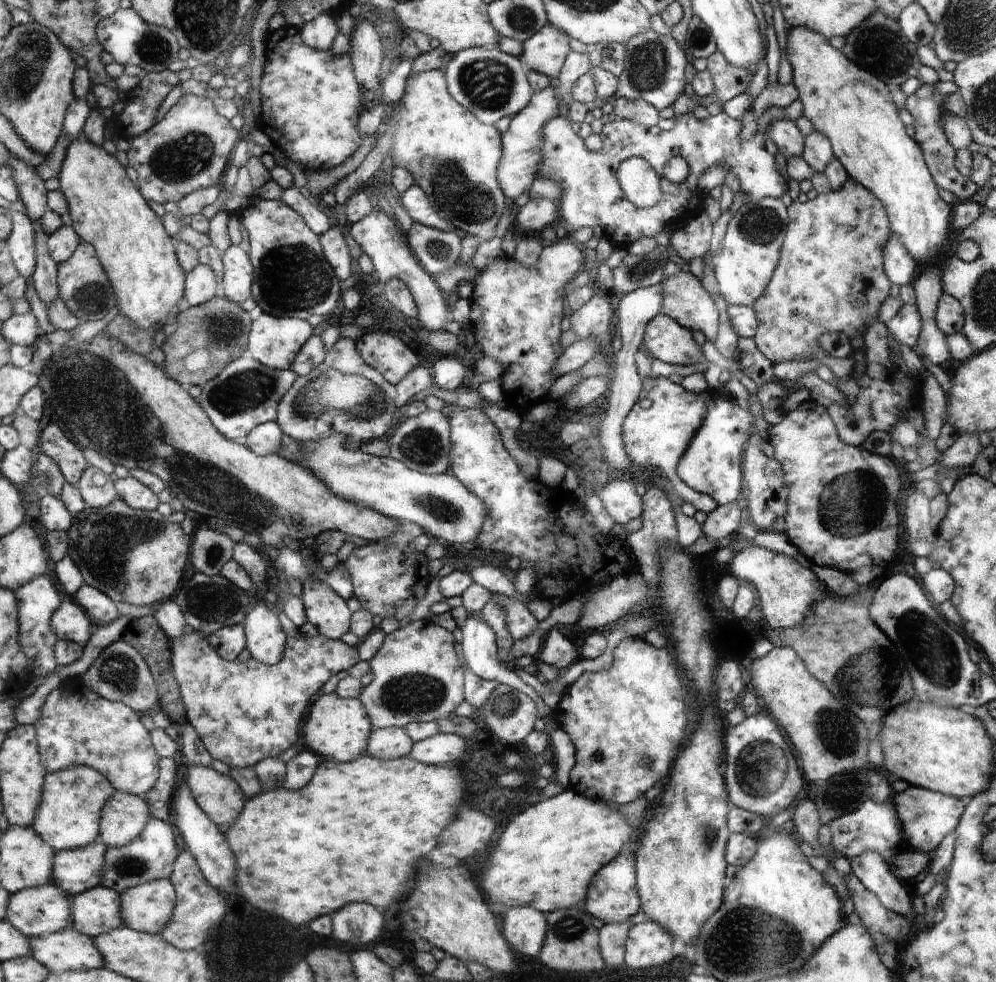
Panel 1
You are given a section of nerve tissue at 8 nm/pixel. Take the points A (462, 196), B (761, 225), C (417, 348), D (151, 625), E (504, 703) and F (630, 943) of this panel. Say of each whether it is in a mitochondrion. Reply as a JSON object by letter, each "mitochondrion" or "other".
{"A":"mitochondrion","B":"mitochondrion","C":"other","D":"other","E":"mitochondrion","F":"other"}

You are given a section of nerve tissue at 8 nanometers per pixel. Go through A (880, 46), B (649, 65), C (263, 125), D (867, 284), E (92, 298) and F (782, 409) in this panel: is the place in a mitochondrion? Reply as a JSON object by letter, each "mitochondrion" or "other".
{"A":"mitochondrion","B":"mitochondrion","C":"other","D":"other","E":"mitochondrion","F":"other"}

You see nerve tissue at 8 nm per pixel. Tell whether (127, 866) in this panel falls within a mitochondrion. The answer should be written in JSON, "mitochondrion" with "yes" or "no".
{"mitochondrion":"yes"}

